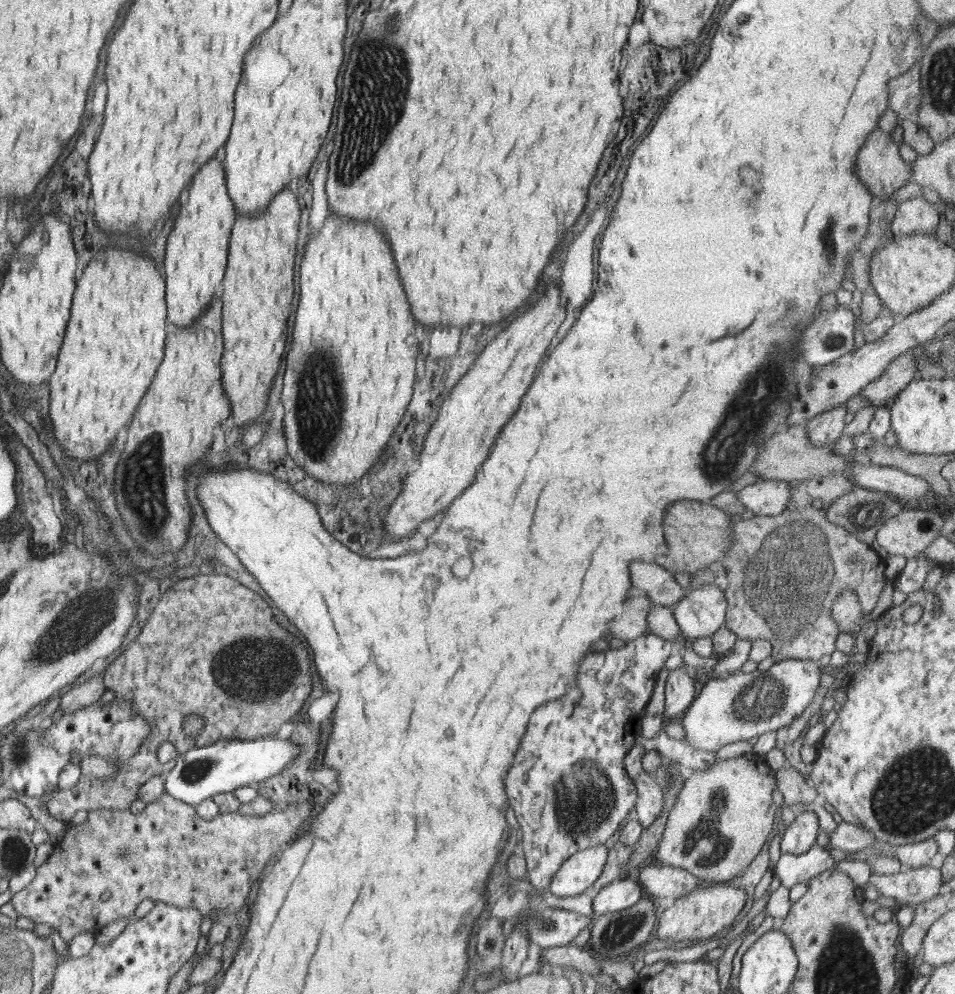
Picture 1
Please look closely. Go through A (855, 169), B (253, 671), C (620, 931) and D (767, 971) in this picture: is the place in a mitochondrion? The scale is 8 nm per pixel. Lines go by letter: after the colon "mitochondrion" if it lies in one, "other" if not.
A: other
B: mitochondrion
C: mitochondrion
D: other

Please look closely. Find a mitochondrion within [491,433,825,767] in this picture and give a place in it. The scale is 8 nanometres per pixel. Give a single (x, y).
(766, 699)

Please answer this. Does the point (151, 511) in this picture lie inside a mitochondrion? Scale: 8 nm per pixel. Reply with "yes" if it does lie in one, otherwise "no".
yes

